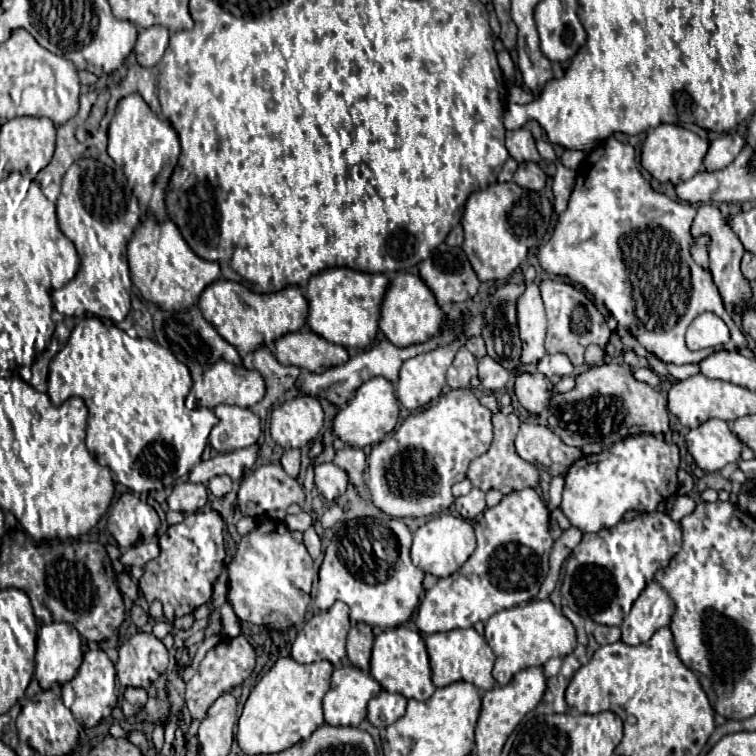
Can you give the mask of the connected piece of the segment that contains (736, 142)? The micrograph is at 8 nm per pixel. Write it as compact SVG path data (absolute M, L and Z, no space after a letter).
M736 131L714 139L710 143L710 149L708 149L708 155L706 155L706 169L708 171L724 169L742 151L744 143L746 143L744 137L740 133L736 133Z

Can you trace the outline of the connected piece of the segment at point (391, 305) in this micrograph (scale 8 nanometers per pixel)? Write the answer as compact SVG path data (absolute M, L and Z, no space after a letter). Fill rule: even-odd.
M396 273L390 279L384 299L382 299L382 307L380 307L380 331L386 335L390 343L398 347L424 343L432 335L436 335L436 331L440 329L442 317L444 317L444 311L436 307L436 299L432 291L428 291L428 287L418 275Z

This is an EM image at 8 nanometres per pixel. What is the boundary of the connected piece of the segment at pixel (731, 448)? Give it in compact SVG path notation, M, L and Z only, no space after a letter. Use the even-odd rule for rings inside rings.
M708 419L700 427L690 429L686 435L686 447L694 457L694 463L708 473L736 463L742 451L742 443L722 419Z

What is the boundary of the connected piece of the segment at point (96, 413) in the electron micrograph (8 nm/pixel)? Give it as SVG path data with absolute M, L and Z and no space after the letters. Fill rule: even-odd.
M86 317L74 327L68 345L52 359L48 375L48 395L54 405L60 405L68 397L84 399L90 411L86 429L86 447L90 455L100 465L110 467L118 481L136 493L170 489L186 477L196 463L200 463L208 435L218 423L218 417L208 407L196 407L192 411L184 407L184 399L191 387L188 367L168 349L152 339L132 338L116 325L106 325L96 317Z

